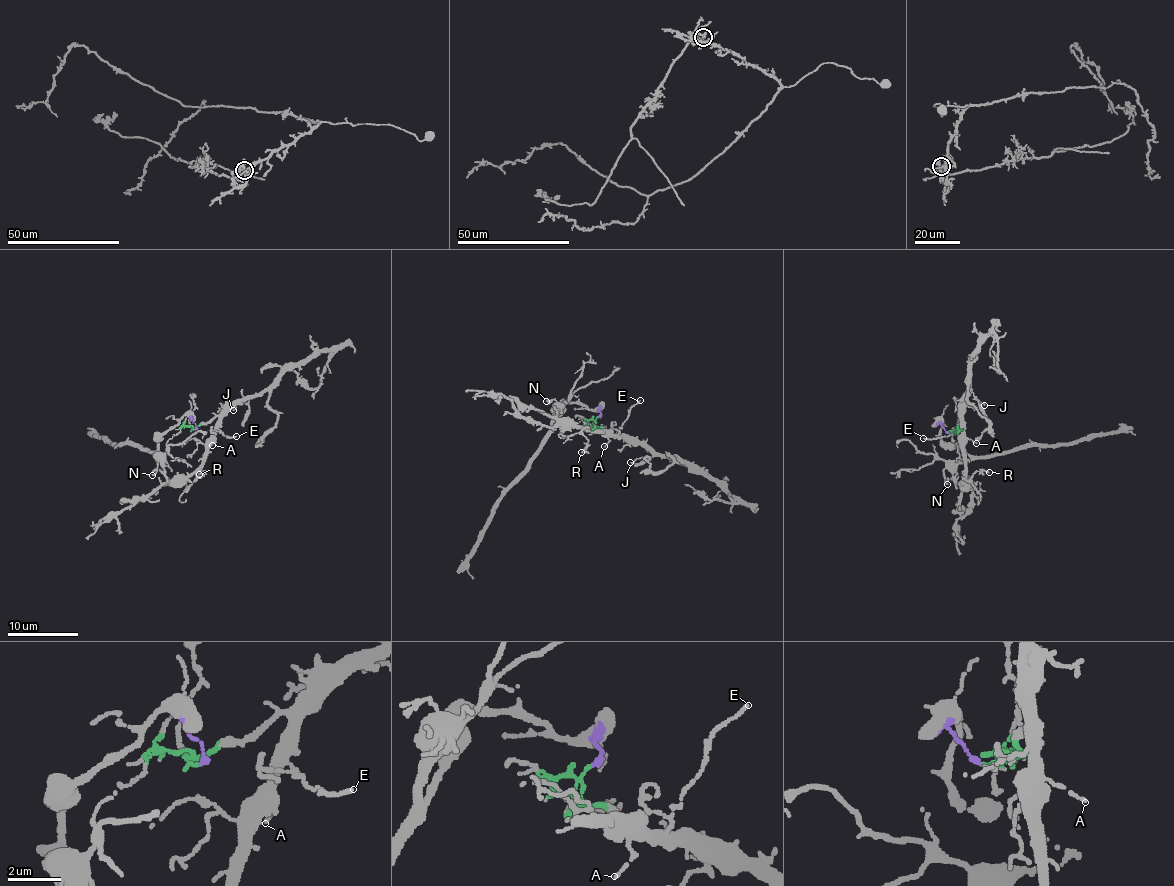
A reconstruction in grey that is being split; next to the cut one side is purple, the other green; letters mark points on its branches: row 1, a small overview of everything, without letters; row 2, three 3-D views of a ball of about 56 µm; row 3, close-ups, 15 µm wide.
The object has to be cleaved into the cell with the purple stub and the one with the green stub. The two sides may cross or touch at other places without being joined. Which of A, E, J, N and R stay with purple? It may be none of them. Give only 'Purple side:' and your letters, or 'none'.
Purple side: N

